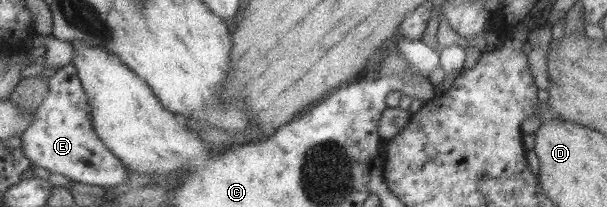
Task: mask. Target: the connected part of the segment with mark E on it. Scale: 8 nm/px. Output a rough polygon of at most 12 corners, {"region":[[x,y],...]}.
{"region":[[74,66],[20,133],[31,165],[116,187],[127,167],[98,139]]}

